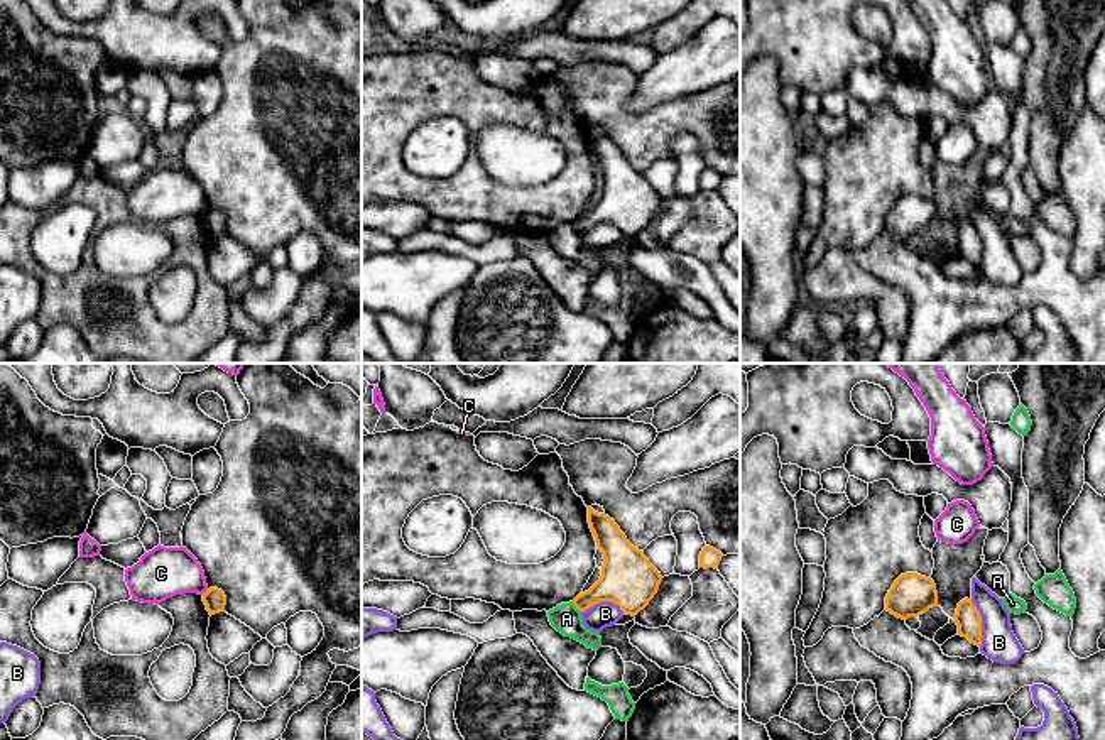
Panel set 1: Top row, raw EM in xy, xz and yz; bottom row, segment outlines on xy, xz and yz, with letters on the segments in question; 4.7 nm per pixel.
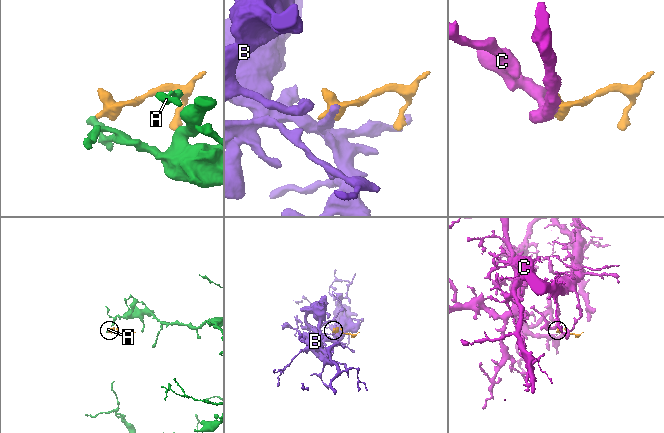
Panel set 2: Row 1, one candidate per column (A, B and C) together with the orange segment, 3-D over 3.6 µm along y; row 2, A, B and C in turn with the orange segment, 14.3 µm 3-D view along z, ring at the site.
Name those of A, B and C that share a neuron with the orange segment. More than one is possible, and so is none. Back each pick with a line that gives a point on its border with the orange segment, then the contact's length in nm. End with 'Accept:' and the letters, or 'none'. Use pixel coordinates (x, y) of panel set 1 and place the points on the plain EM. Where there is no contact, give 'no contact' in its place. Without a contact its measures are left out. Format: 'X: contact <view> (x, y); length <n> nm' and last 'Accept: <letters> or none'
Accept: none

